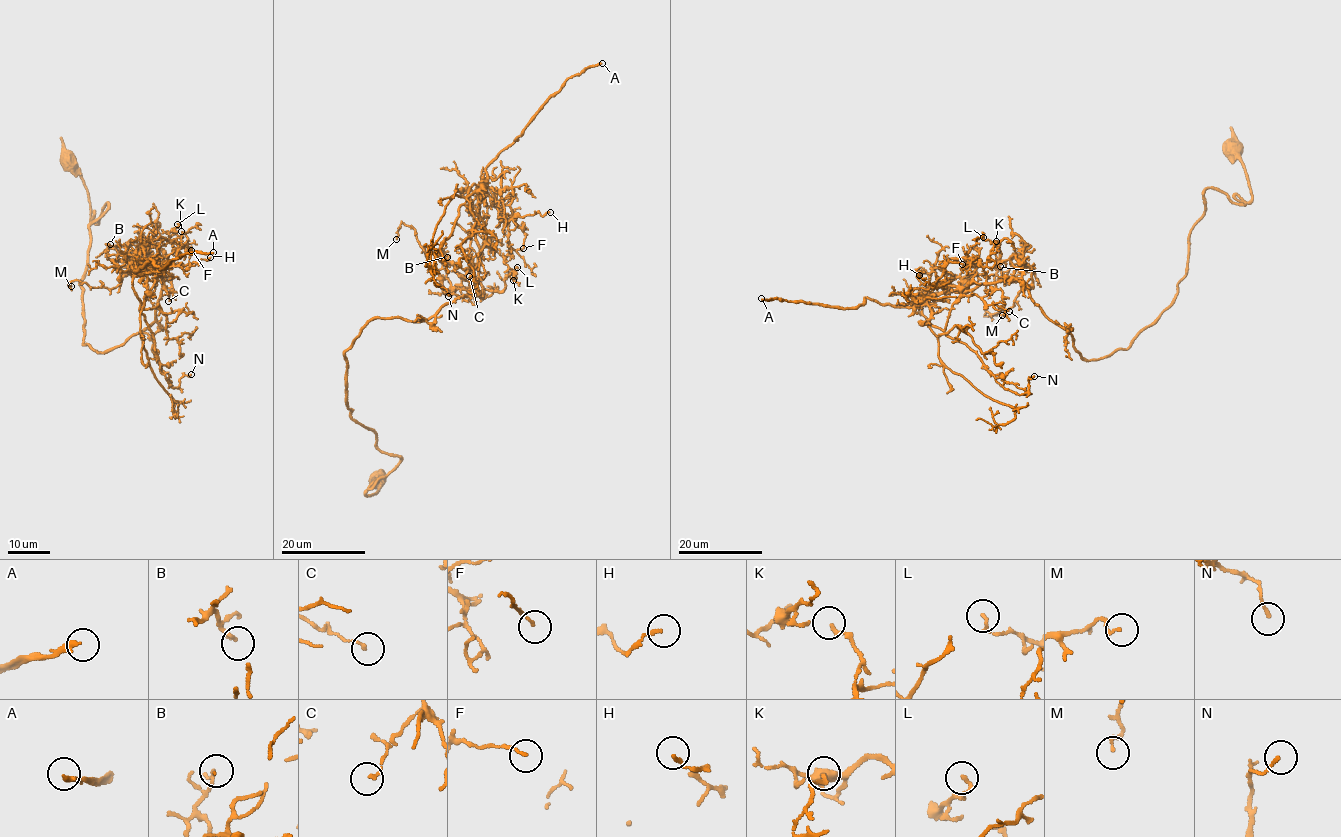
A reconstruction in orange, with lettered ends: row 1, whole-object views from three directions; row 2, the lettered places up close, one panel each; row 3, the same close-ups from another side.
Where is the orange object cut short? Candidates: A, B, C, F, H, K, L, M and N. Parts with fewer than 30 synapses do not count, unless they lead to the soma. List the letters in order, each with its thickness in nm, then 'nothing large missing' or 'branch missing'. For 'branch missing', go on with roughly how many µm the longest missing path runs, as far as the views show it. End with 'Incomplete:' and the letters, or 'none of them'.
A: 240 nm thick; branch missing; about 50 µm are missing
B: 200 nm thick; nothing large missing
C: 140 nm thick; nothing large missing
F: 120 nm thick; nothing large missing
H: 140 nm thick; nothing large missing
K: 120 nm thick; nothing large missing
L: 130 nm thick; nothing large missing
M: 130 nm thick; nothing large missing
N: 140 nm thick; nothing large missing
Incomplete: A

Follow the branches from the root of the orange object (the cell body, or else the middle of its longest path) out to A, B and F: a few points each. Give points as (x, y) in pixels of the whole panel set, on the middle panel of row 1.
A: (378, 480), (365, 494), (401, 459), (350, 415), (345, 352), (369, 320), (465, 296), (486, 168), (602, 63)
B: (378, 480), (365, 494), (401, 459), (350, 415), (343, 356), (369, 320), (424, 321), (467, 297), (447, 257)
F: (378, 480), (401, 459), (350, 415), (345, 352), (473, 287), (480, 183), (513, 189), (523, 248)

